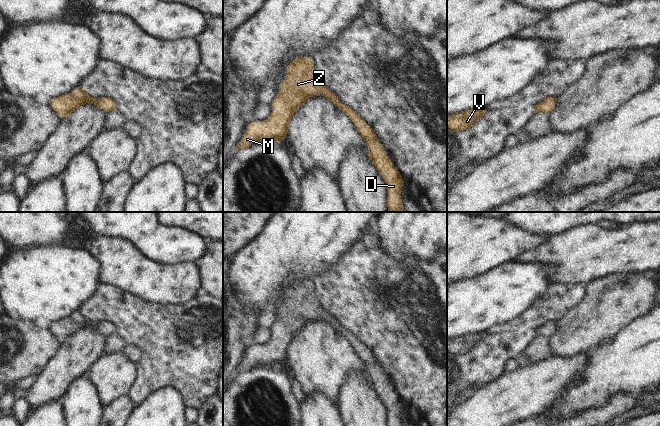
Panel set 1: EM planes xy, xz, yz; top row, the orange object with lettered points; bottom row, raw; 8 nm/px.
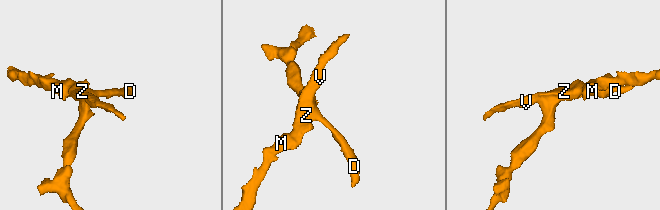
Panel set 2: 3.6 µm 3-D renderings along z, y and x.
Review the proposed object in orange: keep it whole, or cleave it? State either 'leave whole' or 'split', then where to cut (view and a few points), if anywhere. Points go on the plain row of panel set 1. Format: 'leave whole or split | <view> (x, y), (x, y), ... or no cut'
leave whole | no cut

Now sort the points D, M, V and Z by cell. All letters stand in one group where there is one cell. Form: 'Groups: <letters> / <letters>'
Groups: D M V Z

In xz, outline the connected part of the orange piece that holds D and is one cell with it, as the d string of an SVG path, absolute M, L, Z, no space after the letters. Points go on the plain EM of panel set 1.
M308 281L294 283L287 291L287 299L280 308L279 318L270 328L271 339L264 345L248 348L236 375L250 371L253 367L281 366L288 358L293 339L312 320L322 318L346 337L355 348L368 370L368 380L386 407L388 421L386 426L402 426L401 413L404 405L390 381L378 365L372 352L348 330L338 324L338 320L322 307L313 285Z

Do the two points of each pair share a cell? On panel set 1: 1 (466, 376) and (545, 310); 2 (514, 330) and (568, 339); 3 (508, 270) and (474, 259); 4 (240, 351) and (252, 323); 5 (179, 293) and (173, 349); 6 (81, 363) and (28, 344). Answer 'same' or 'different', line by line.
1: same
2: different
3: different
4: same
5: different
6: different

